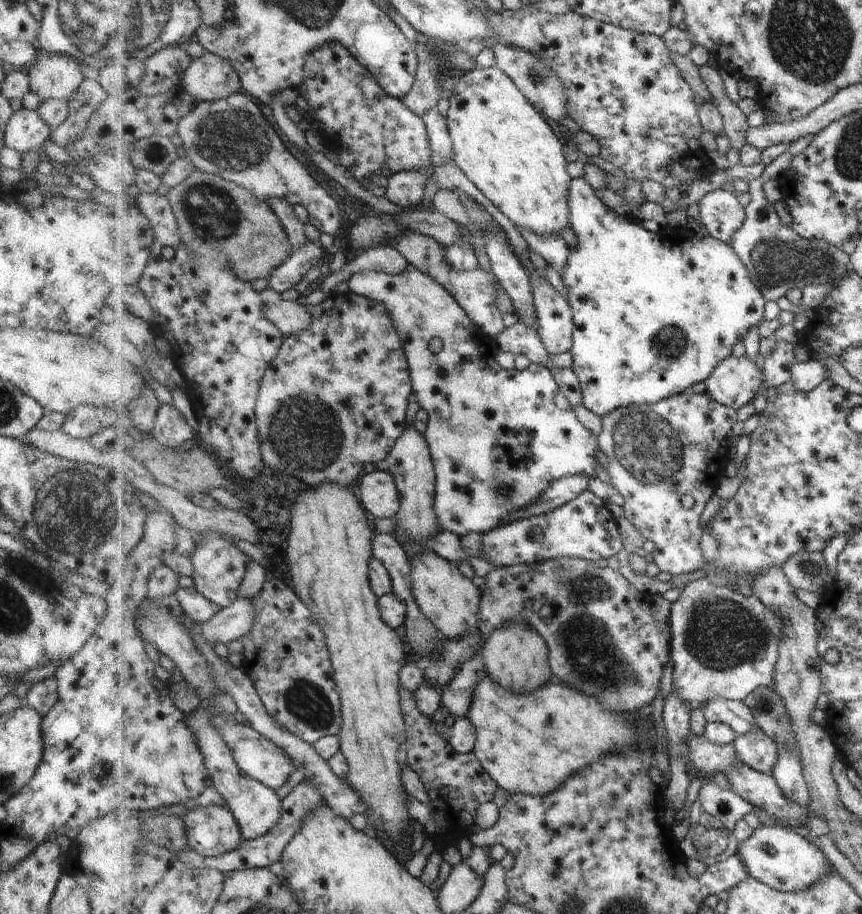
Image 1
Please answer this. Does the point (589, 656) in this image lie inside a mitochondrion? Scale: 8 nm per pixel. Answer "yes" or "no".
yes

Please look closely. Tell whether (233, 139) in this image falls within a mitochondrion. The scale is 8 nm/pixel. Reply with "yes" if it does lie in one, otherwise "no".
yes

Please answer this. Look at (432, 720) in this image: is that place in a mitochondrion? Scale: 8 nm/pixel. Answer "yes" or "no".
no

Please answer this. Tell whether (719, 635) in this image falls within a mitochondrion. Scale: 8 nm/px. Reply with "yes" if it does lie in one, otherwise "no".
yes

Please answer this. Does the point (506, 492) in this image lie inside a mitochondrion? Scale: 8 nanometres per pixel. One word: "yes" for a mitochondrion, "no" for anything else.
yes

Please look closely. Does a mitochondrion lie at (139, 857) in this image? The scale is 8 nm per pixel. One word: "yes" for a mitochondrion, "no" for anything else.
yes

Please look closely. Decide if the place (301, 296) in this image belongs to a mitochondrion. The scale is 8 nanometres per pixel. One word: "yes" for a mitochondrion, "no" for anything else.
no

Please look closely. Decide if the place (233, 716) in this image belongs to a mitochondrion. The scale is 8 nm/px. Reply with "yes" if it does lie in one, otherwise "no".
no

